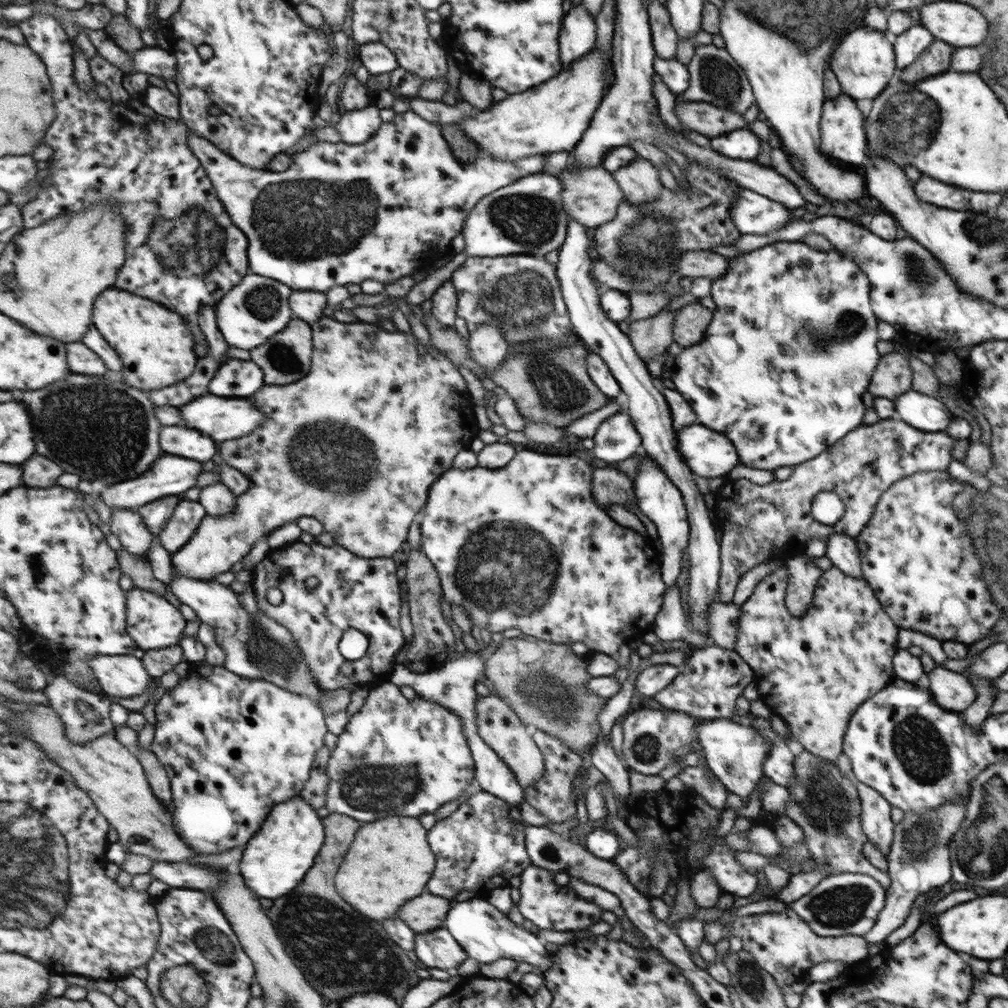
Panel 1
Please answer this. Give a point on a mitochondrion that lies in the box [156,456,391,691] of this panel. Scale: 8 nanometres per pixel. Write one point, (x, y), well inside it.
(262, 651)

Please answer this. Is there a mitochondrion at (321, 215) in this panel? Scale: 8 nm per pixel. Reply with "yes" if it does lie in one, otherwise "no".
yes

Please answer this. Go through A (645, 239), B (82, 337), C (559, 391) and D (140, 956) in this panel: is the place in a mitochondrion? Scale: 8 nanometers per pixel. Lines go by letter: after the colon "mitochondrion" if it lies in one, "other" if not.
A: mitochondrion
B: other
C: mitochondrion
D: other

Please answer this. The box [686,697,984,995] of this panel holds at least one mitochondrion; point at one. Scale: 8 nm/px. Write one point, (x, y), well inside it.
(917, 746)

